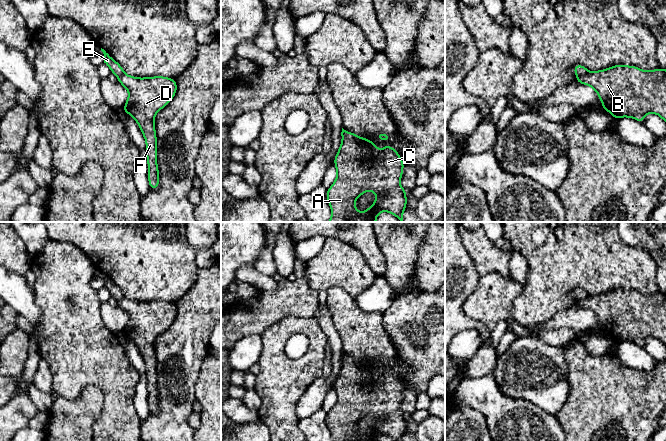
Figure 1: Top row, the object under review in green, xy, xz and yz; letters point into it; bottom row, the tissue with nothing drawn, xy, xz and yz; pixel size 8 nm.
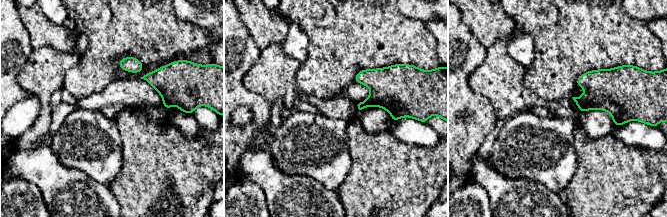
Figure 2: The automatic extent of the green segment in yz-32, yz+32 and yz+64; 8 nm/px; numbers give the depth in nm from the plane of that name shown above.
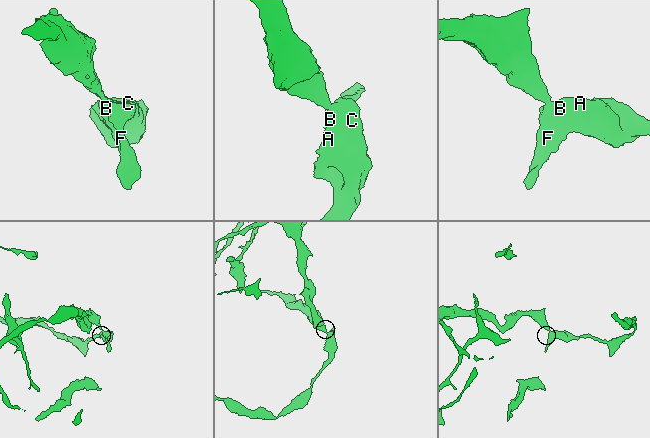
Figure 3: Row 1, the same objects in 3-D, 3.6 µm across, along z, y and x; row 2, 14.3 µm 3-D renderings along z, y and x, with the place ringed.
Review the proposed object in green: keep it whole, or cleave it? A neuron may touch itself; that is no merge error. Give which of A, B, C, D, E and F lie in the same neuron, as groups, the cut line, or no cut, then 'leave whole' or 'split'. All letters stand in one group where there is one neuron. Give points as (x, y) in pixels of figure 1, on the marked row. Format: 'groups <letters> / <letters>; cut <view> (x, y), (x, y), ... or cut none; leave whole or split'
groups A B C D F / E; cut yz (588, 71), (577, 76); split

